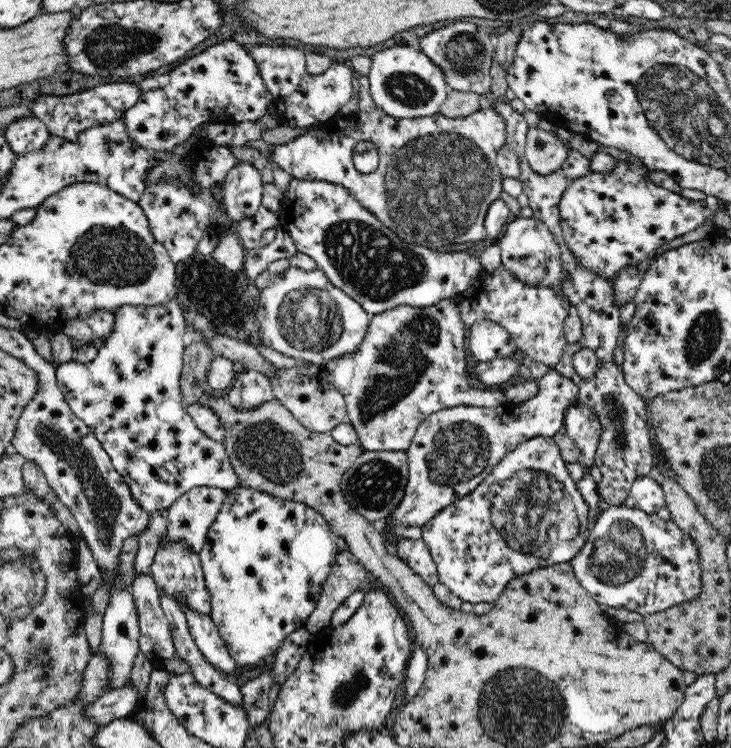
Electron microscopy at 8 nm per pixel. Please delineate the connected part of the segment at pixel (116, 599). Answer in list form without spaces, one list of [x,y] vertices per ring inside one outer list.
[[[114,588],[112,600],[103,616],[102,646],[98,650],[102,651],[114,663],[114,676],[112,676],[110,690],[130,681],[131,666],[140,650],[139,630],[137,608],[130,589]]]

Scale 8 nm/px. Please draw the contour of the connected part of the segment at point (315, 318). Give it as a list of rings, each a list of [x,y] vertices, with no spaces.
[[[289,267],[284,273],[273,275],[270,284],[261,290],[256,315],[260,319],[260,333],[265,346],[270,346],[289,357],[303,358],[314,365],[323,365],[330,358],[338,358],[342,354],[352,354],[358,350],[360,342],[366,336],[370,320],[367,313],[351,296],[330,284],[321,270],[304,271]]]

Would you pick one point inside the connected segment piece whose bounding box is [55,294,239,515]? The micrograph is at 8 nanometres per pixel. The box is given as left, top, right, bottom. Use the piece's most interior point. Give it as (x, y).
(130, 396)

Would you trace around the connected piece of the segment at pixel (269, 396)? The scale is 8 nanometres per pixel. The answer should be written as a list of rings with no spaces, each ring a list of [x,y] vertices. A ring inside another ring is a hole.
[[[244,371],[236,374],[230,392],[226,391],[226,397],[235,408],[252,410],[275,399],[272,387],[273,384],[266,376],[258,372]]]

